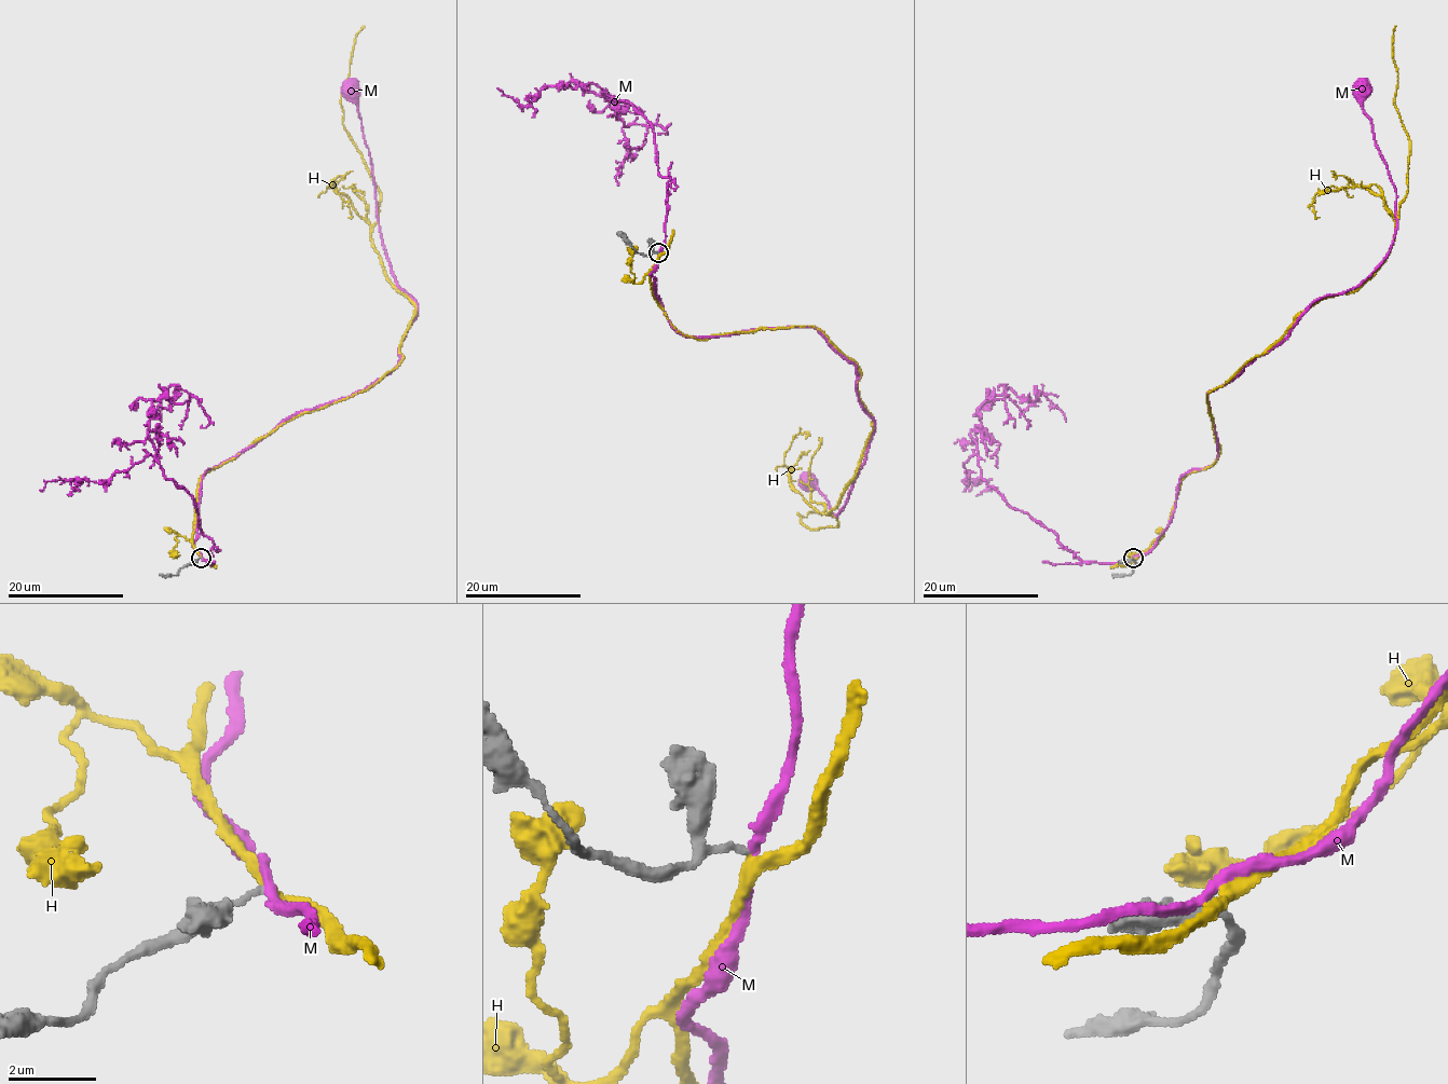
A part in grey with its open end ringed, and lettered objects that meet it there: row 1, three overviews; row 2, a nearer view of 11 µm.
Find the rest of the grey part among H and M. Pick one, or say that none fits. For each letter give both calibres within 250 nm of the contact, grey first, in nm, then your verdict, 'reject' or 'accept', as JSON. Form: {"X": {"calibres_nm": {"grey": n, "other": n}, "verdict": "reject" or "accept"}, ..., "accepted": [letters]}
{"H": {"calibres_nm": {"grey": 150, "other": 240}, "verdict": "accept"}, "M": {"calibres_nm": {"grey": 150, "other": 200}, "verdict": "reject"}, "accepted": ["H"]}

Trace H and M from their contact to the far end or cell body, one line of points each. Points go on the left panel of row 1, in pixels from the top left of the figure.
H: (202, 558), (204, 474), (372, 386), (403, 356), (414, 307), (371, 241), (379, 187), (342, 123), (364, 26)
M: (202, 558), (194, 544), (207, 469), (297, 413), (376, 382), (397, 365), (417, 314), (380, 234), (350, 91)

